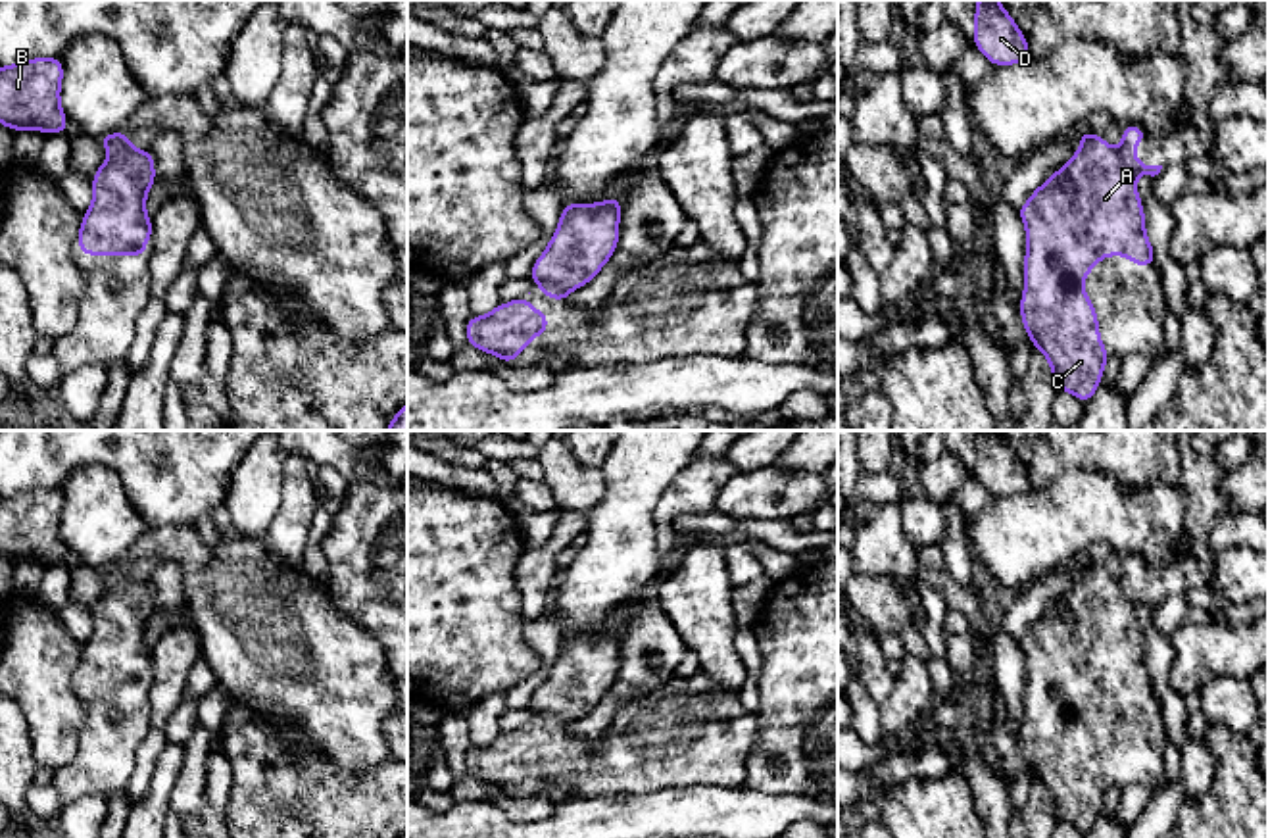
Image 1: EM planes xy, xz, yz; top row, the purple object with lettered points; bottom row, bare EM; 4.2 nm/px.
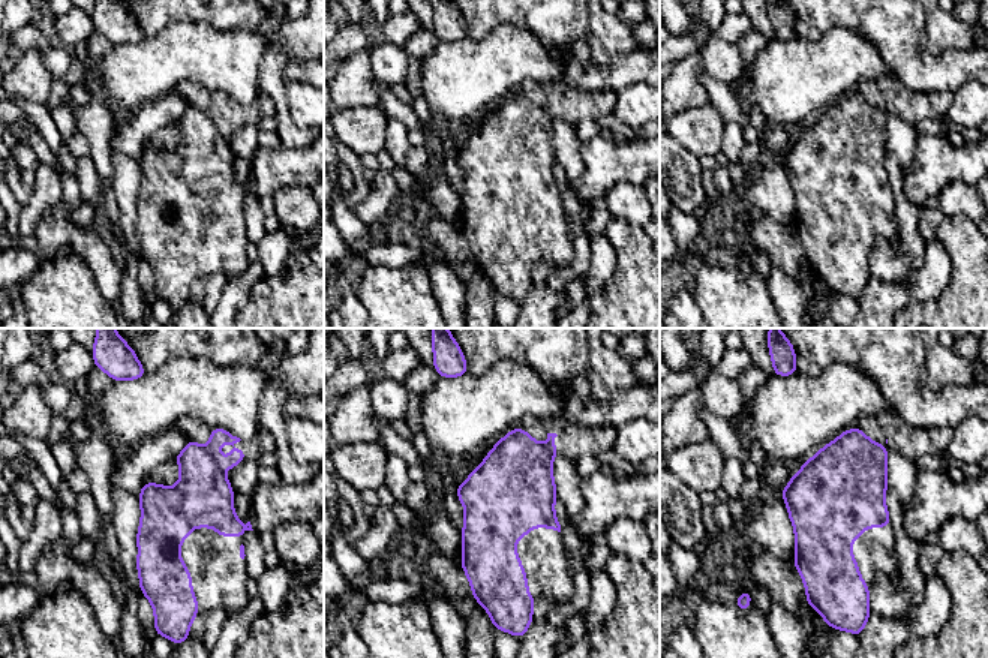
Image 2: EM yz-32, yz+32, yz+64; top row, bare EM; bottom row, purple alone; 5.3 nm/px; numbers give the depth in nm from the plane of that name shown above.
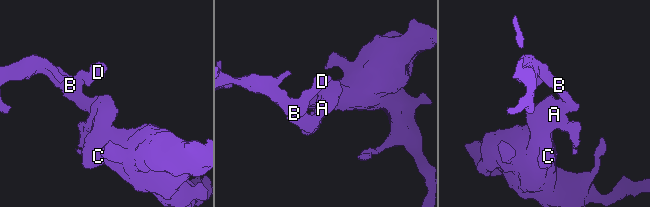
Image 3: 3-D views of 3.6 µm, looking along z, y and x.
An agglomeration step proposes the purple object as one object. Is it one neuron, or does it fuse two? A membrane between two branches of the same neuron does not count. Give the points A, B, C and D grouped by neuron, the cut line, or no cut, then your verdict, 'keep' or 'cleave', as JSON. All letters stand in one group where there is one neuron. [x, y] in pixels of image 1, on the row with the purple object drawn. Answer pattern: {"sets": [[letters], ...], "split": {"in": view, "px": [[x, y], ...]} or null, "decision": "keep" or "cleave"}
{"sets": [["A", "C"], ["B", "D"]], "split": {"in": "yz", "px": [[1119, 150], [1134, 175]]}, "decision": "cleave"}

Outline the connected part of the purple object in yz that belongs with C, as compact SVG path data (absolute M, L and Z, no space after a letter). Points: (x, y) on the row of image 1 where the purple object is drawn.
M1082 129L1080 150L1036 188L1016 213L1026 225L1026 288L1020 298L1024 329L1049 359L1055 390L1068 390L1085 404L1097 392L1109 357L1099 338L1095 308L1084 290L1084 277L1105 256L1128 256L1137 267L1155 263L1135 175L1120 150Z

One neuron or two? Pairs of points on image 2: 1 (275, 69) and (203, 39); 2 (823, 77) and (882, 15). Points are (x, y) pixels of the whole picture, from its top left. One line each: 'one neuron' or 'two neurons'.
1: two neurons
2: two neurons

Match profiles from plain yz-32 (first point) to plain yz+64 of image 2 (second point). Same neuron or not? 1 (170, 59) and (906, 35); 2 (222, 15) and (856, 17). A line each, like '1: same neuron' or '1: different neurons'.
1: different neurons
2: same neuron

